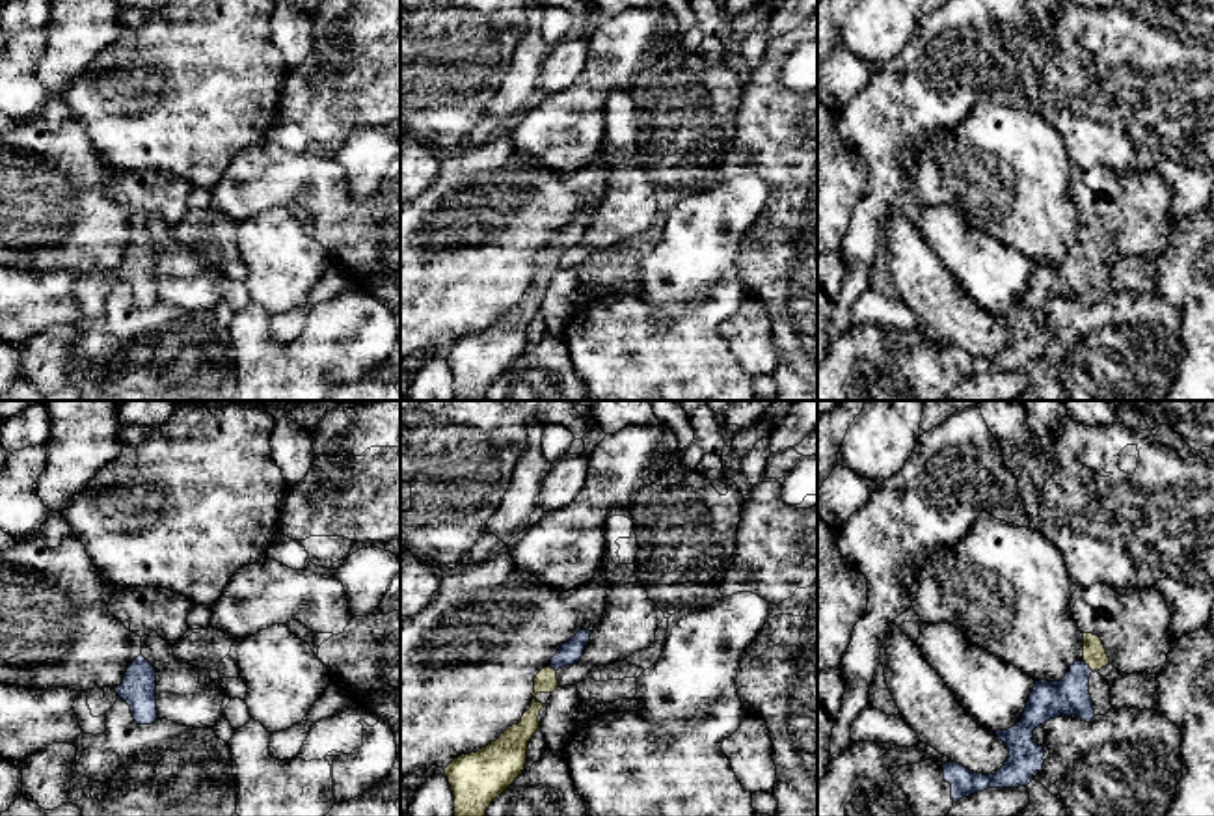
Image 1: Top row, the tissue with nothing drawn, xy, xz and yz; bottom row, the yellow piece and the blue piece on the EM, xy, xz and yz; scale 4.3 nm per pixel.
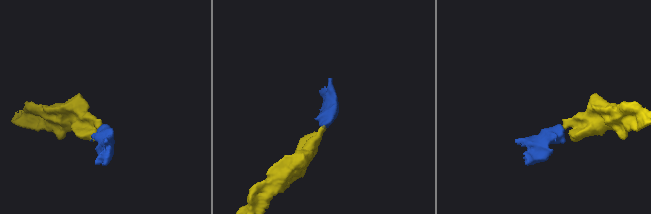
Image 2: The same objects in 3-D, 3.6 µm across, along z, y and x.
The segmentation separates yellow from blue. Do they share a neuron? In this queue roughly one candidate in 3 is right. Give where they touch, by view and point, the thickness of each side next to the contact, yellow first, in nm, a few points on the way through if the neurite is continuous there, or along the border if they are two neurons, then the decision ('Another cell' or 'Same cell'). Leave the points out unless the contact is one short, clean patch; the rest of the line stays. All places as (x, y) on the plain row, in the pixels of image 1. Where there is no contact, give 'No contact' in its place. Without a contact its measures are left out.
Touches yellow at yz (1086, 246). Thickness 100 nm (yellow) against 160 nm. Path across: yz (1095, 239), (1086, 246), (1067, 280). Same cell

